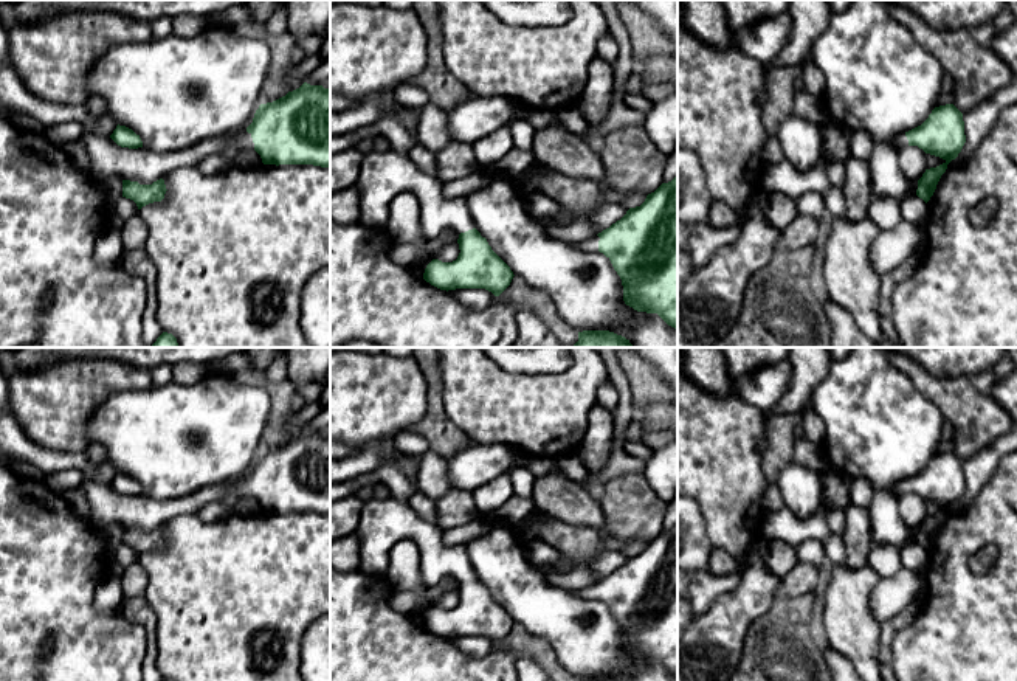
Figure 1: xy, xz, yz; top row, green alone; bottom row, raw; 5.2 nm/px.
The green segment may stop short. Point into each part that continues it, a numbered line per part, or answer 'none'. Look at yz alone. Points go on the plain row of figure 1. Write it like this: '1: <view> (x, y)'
1: yz (898, 489)

